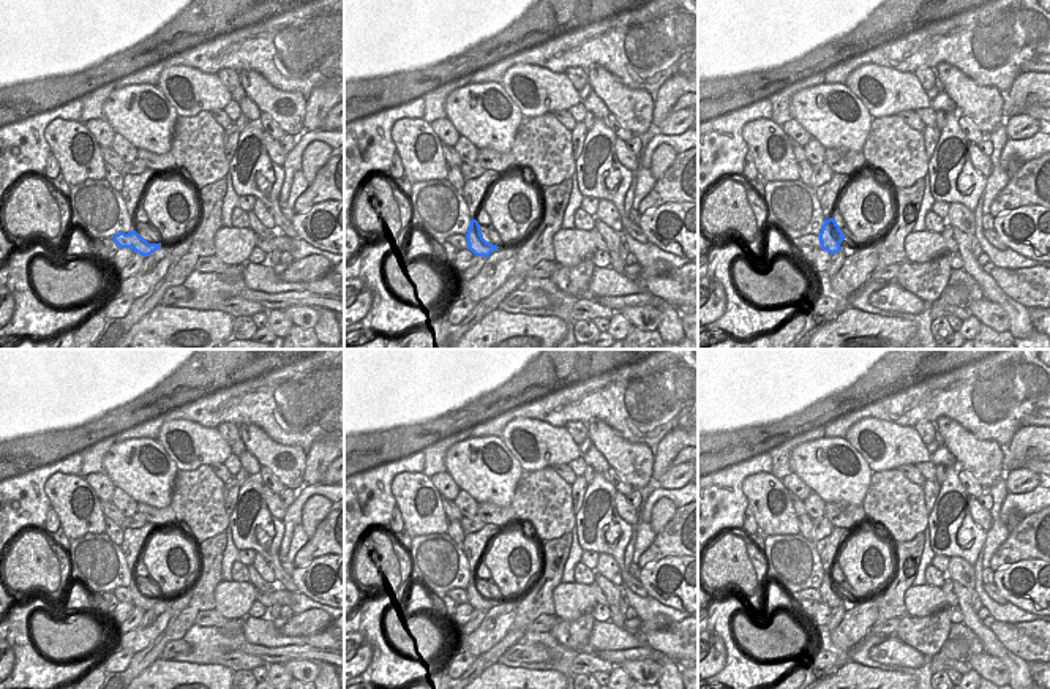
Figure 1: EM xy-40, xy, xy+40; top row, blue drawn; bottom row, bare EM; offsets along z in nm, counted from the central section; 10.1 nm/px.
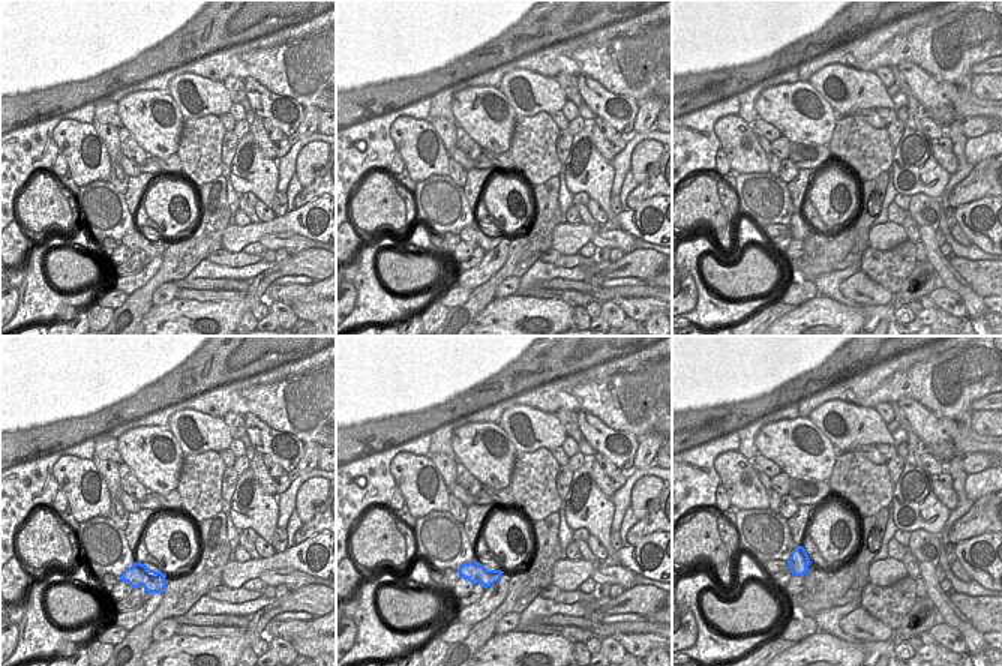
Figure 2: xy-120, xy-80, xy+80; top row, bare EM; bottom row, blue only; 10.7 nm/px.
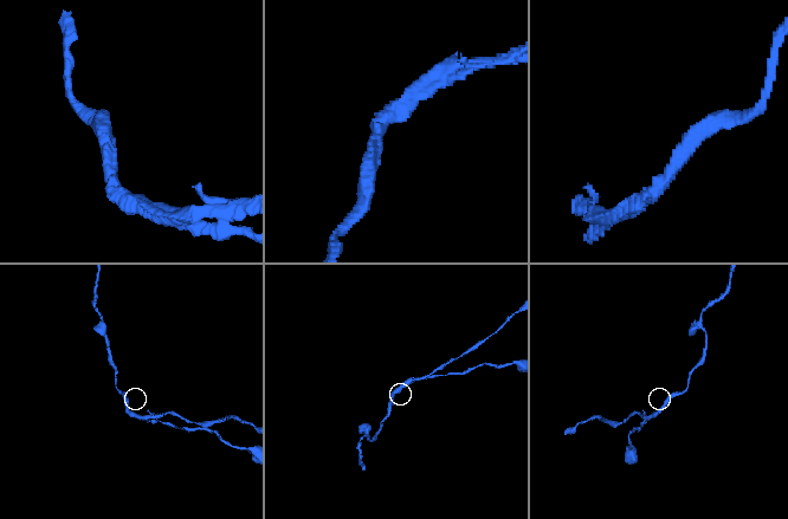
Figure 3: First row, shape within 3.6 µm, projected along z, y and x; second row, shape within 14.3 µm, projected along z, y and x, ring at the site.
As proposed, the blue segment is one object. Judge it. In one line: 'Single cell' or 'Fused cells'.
Fused cells

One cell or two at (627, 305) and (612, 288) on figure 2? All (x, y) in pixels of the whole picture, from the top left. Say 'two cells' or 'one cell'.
two cells

